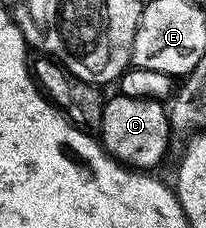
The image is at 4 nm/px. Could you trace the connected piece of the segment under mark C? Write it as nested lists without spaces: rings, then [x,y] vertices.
[[[121,92],[115,98],[104,101],[104,120],[100,131],[103,150],[122,165],[137,168],[143,172],[153,171],[153,166],[162,162],[170,146],[172,119],[167,107],[156,98],[137,98]]]

